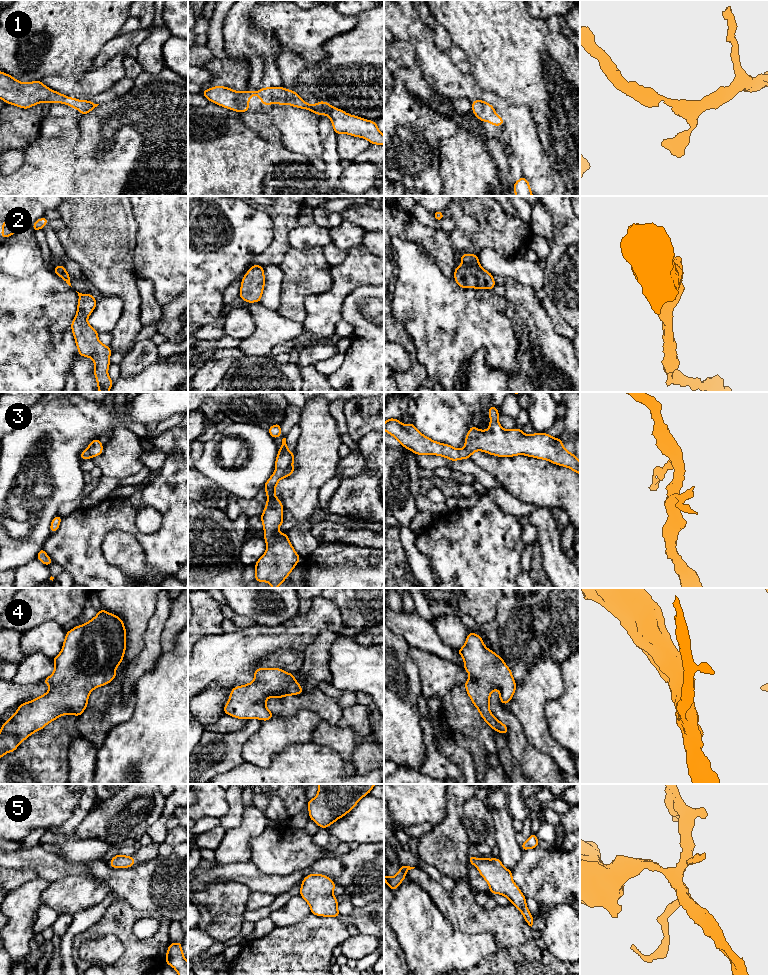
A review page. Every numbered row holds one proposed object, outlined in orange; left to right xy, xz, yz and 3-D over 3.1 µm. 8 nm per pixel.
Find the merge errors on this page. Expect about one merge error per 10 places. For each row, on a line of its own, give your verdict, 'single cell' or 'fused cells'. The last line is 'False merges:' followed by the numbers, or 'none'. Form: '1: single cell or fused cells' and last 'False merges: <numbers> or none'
1: single cell
2: single cell
3: single cell
4: single cell
5: single cell
False merges: none

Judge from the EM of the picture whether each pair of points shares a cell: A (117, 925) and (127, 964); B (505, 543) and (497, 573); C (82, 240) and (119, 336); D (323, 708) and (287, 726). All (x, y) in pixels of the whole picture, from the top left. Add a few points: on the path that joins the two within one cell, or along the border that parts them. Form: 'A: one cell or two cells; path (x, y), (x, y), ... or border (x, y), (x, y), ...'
A: one cell; path (125, 935), (129, 941), (129, 954)
B: one cell; path (498, 550), (497, 566)
C: one cell; path (106, 264), (129, 293), (129, 312)
D: two cells; border (292, 716), (301, 710), (313, 710), (322, 719)

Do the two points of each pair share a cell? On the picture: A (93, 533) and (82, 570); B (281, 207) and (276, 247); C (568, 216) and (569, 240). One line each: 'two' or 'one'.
A: one
B: one
C: one

